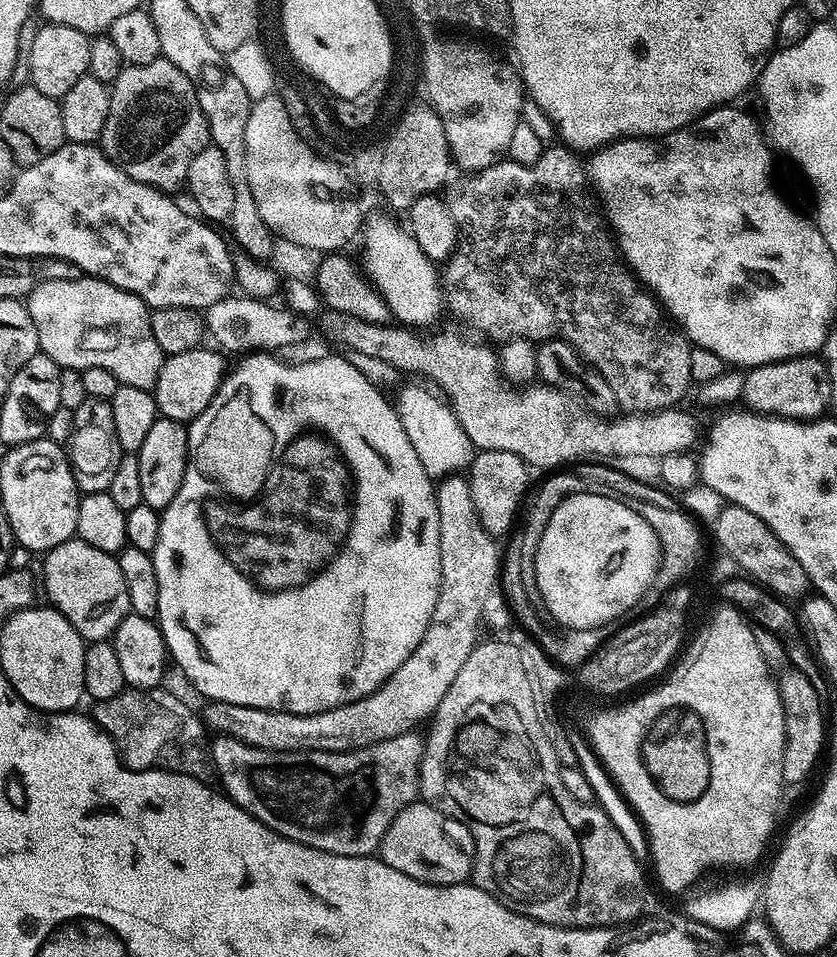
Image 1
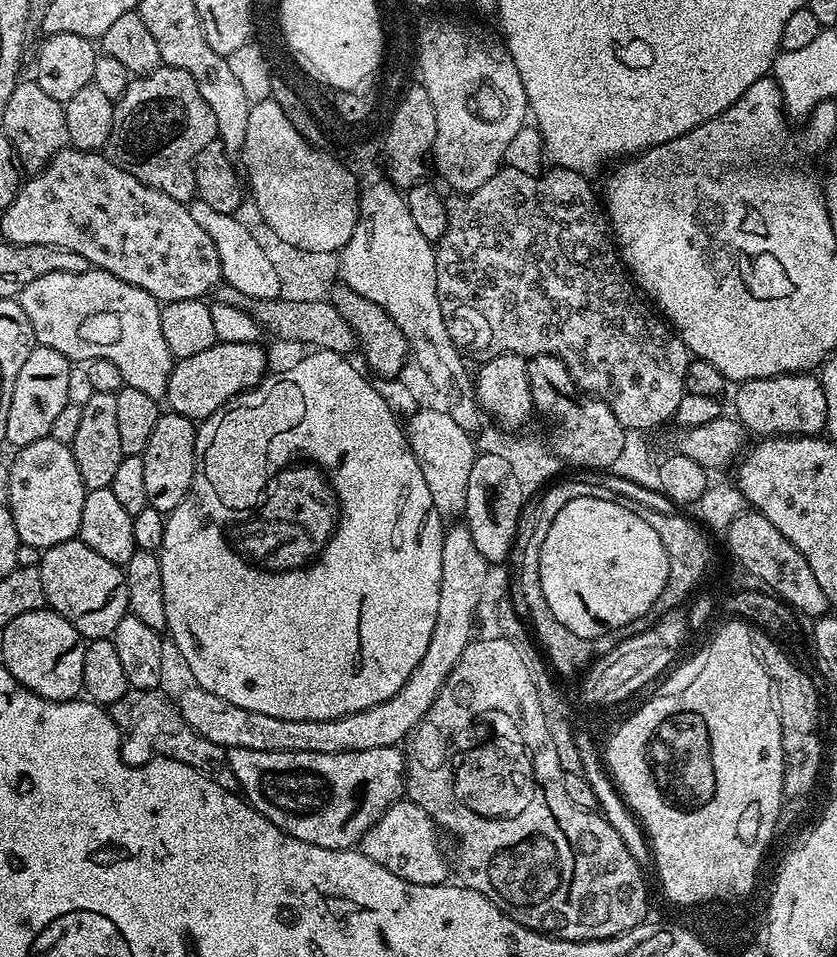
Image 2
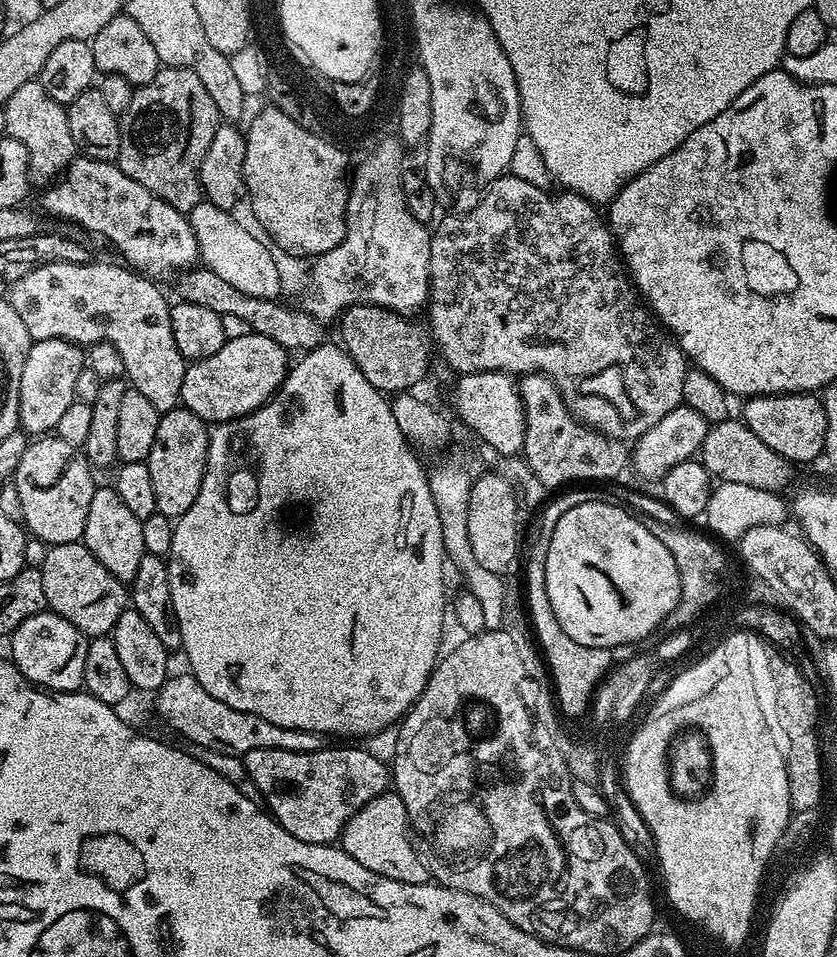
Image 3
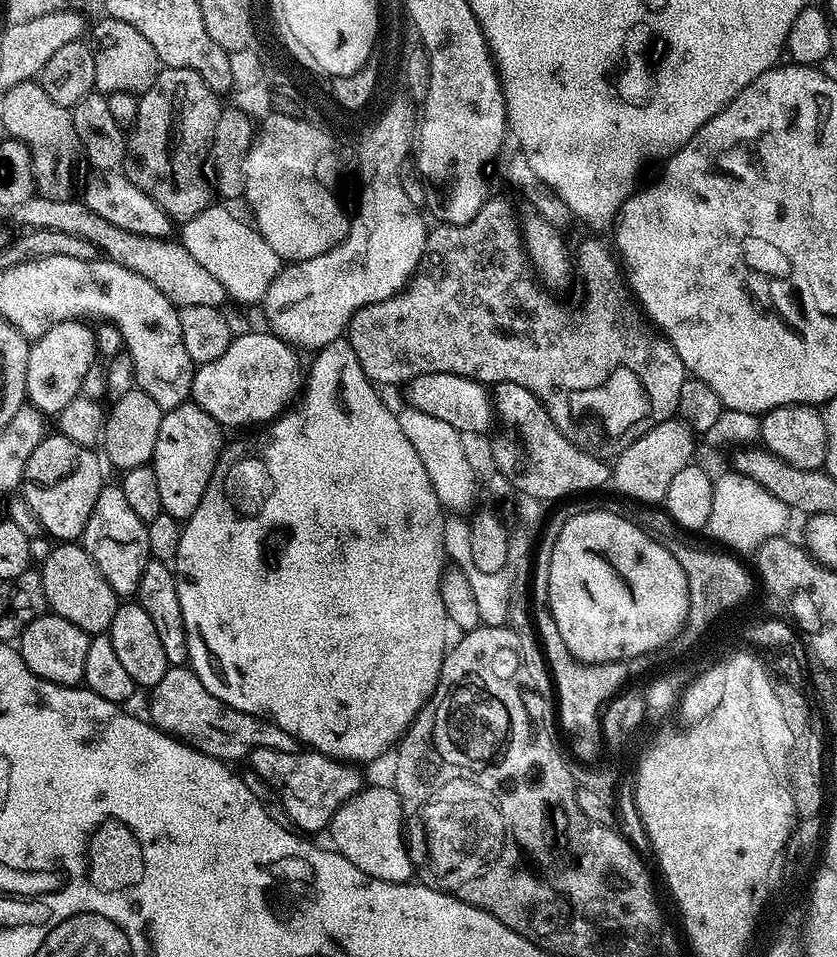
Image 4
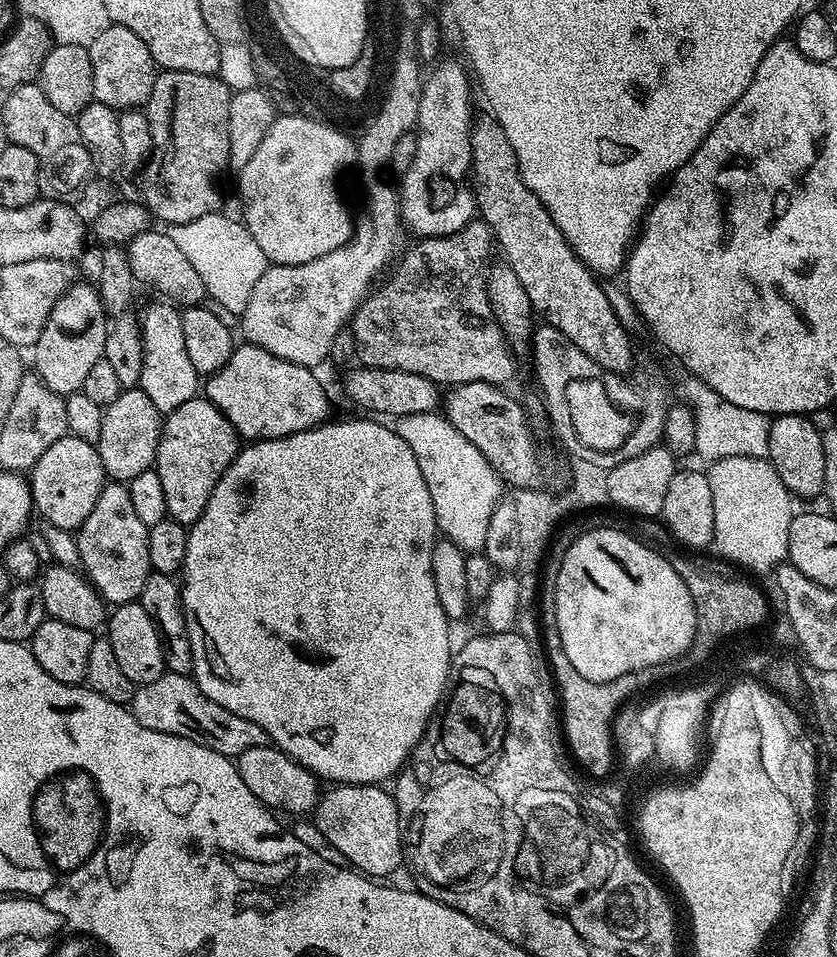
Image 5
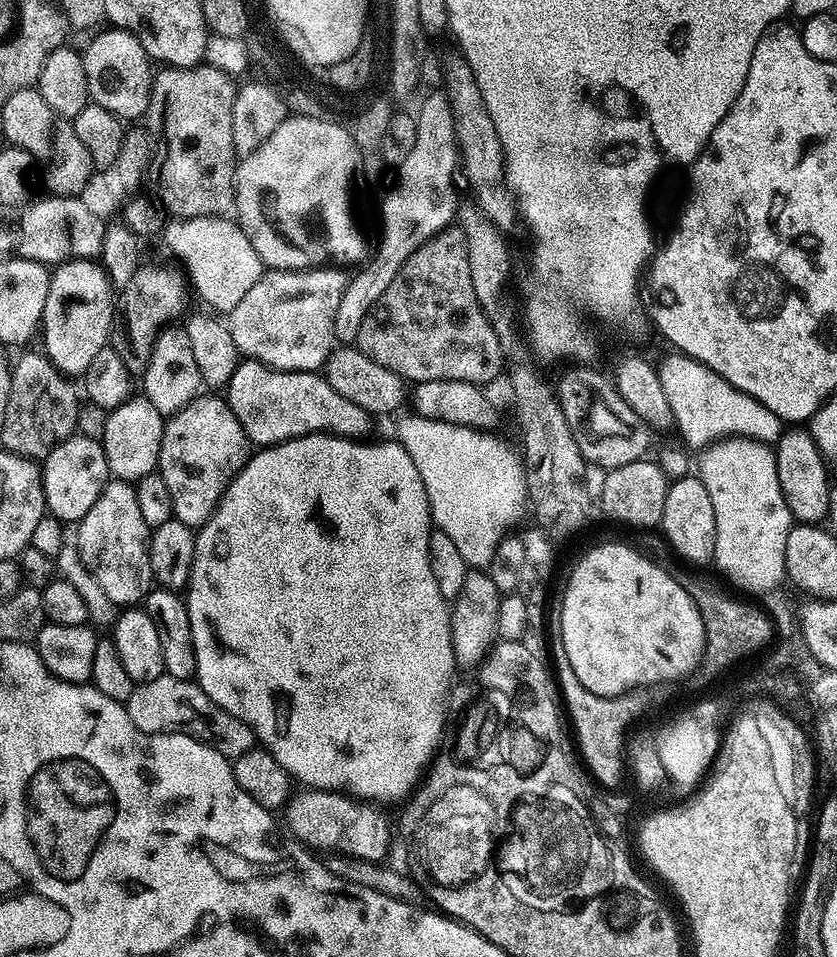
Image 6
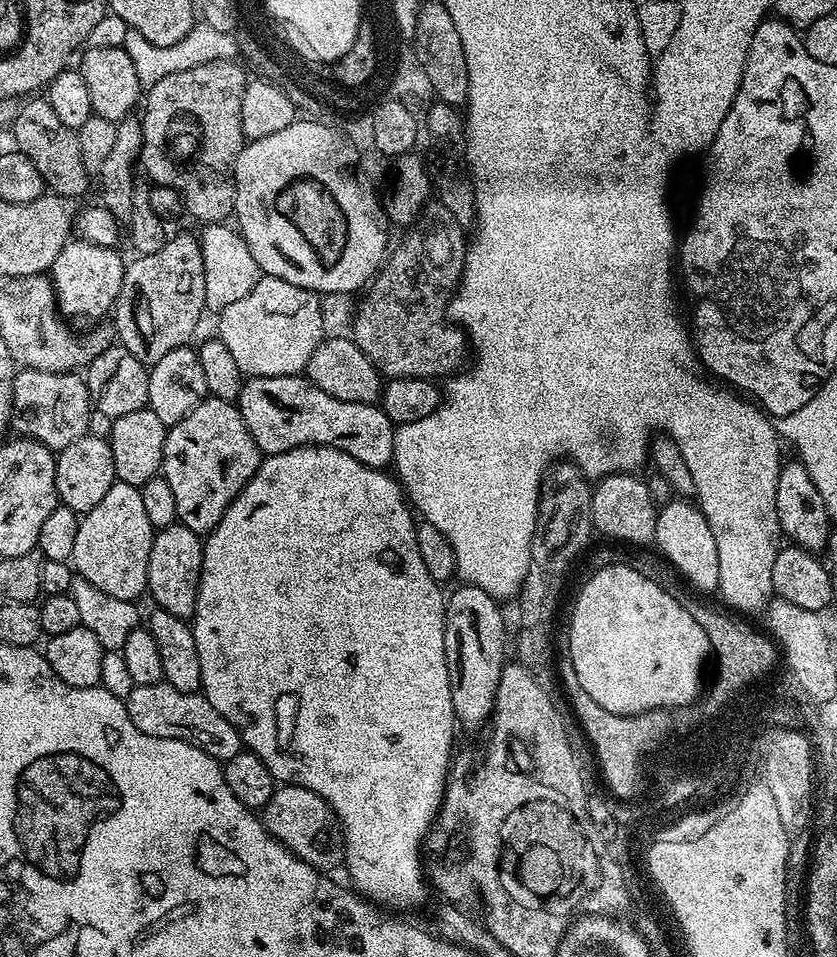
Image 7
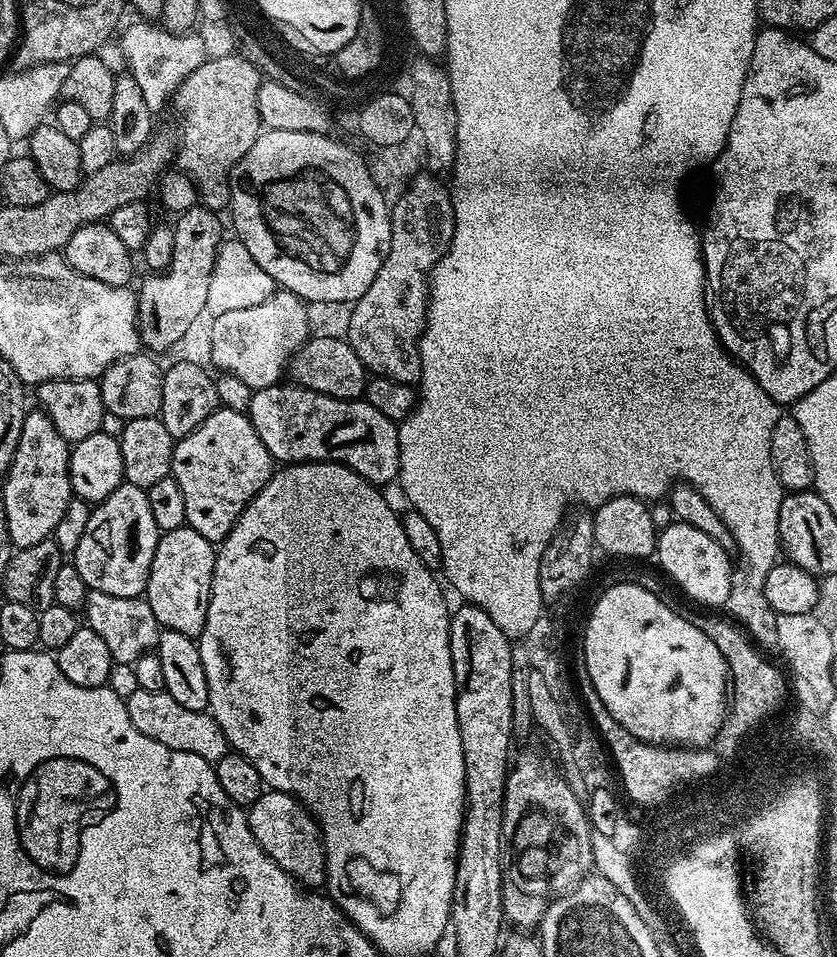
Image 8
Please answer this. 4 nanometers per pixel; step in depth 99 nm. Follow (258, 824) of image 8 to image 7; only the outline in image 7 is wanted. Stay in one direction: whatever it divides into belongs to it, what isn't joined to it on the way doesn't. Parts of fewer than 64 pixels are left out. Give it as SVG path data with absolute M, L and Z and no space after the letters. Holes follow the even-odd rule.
M280 784L262 809L262 819L264 829L274 839L319 872L332 874L336 867L339 869L343 865L346 851L344 829L332 807L321 796L314 794L314 790L306 790L297 784Z

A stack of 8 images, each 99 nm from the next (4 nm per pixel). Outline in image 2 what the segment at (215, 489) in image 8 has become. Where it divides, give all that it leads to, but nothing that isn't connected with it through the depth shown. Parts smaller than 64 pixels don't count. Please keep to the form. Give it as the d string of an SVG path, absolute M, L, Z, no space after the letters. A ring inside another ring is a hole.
M168 410L158 418L158 426L154 426L154 434L150 434L150 442L143 455L149 508L165 514L172 512L192 489L192 480L196 477L198 467L196 432L198 436L198 428L194 421L177 412Z

